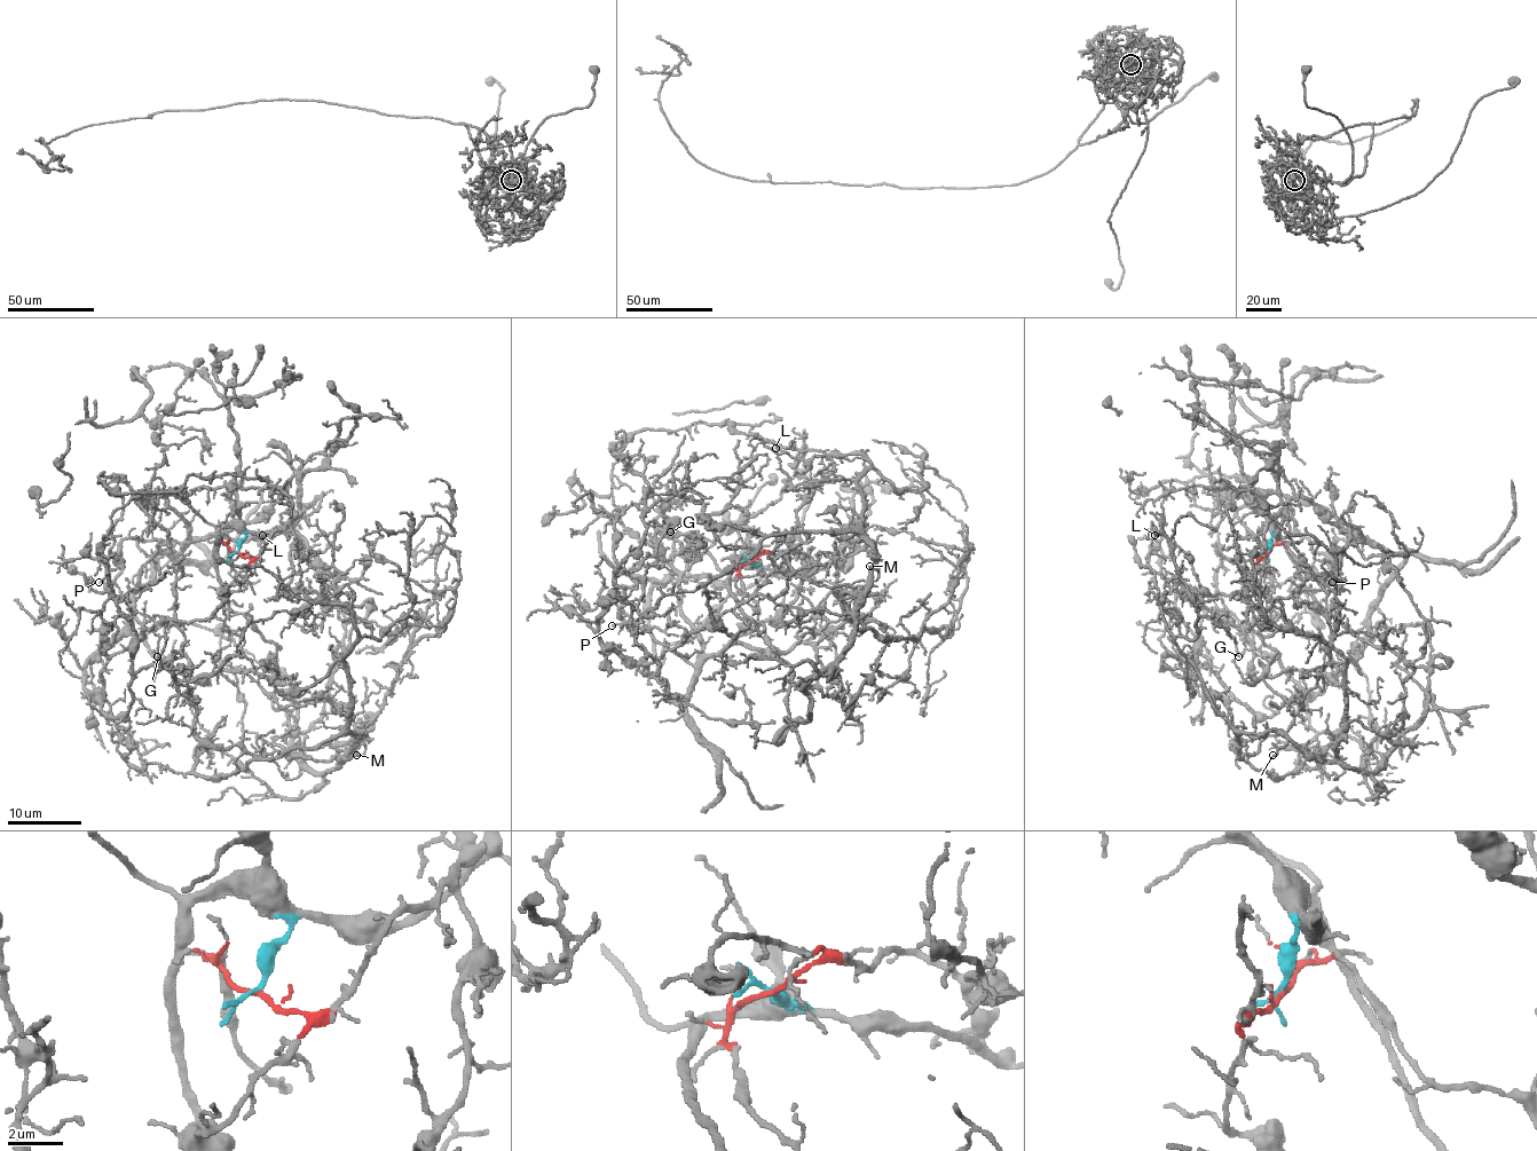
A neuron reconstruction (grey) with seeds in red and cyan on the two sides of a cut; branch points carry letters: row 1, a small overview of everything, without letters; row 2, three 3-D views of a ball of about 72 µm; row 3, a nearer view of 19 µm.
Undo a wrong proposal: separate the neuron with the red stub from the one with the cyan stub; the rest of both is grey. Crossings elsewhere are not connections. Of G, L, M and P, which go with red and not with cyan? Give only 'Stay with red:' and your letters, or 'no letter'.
Stay with red: G, P

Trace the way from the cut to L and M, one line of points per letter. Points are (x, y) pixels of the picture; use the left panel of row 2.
L: (237, 552), (222, 527), (292, 750), (330, 771), (357, 631), (262, 534)
M: (237, 552), (244, 534), (222, 527), (214, 566), (228, 606), (277, 646), (292, 750), (317, 772), (356, 754)

